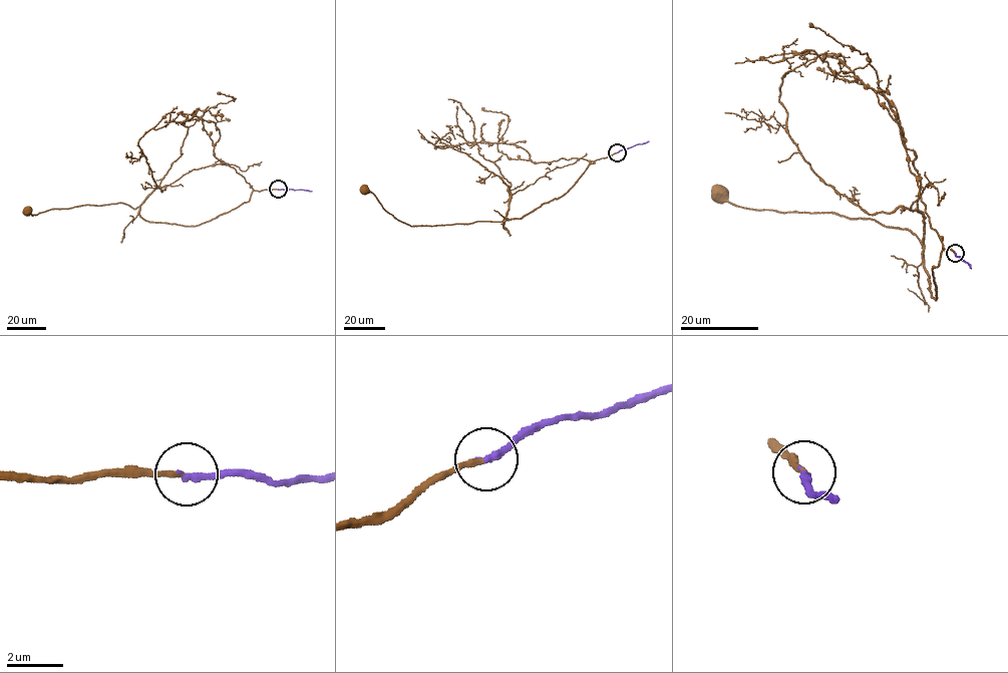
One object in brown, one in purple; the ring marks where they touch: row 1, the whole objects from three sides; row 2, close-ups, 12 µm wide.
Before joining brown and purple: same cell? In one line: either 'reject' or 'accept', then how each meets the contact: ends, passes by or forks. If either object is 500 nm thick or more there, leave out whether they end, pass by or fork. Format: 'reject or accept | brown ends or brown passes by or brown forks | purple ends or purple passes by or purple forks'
accept | brown ends | purple ends

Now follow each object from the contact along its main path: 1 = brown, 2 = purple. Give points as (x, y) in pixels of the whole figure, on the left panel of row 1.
1: (278, 190), (254, 191), (249, 201), (199, 225), (146, 221), (138, 207), (121, 203), (32, 216), (28, 211)
2: (278, 190), (311, 191)

